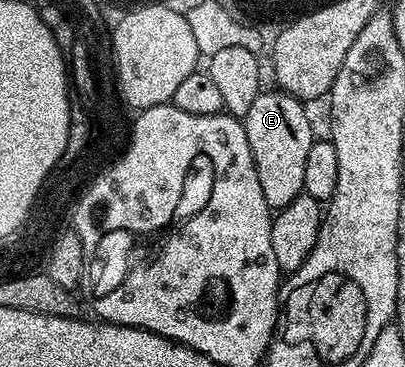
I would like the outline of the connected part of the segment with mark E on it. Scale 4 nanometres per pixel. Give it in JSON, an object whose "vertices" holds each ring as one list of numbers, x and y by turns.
{"vertices":[[270,90,259,94,249,113,242,116,241,122,253,153,257,181,261,181,261,193,265,193,268,207,278,209,304,194,305,161,309,158,313,136,311,119,303,108,306,106,286,91]]}

